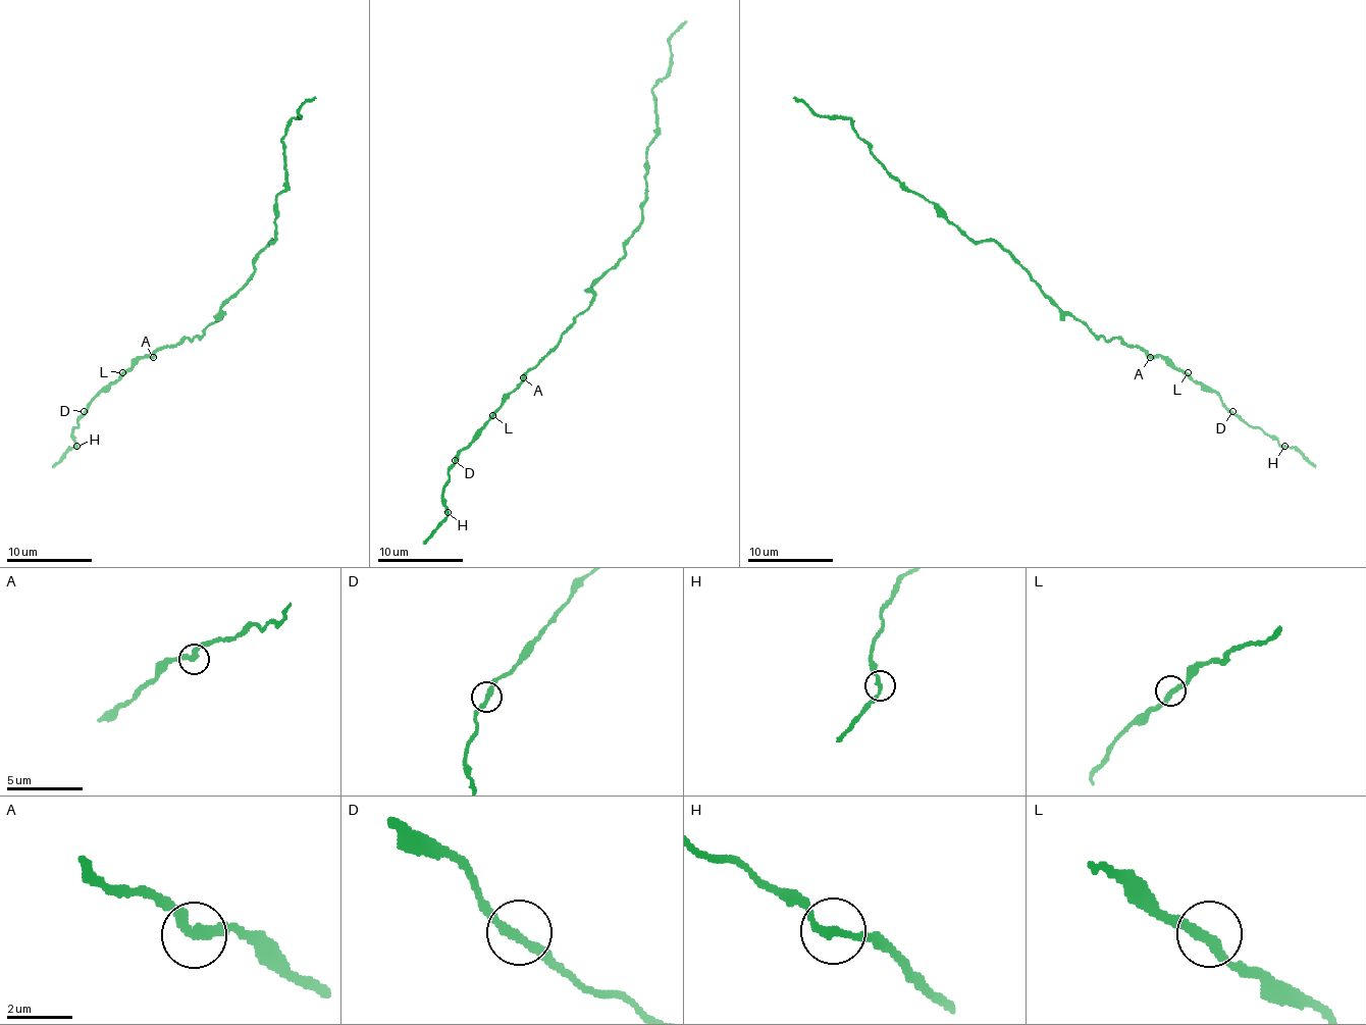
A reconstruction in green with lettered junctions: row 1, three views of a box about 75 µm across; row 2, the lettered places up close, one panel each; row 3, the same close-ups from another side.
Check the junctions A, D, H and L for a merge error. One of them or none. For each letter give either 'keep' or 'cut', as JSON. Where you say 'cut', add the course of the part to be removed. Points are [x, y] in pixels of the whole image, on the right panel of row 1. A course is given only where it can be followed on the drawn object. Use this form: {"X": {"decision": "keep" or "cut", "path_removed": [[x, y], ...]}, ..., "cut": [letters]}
{"A": {"decision": "keep"}, "D": {"decision": "keep"}, "H": {"decision": "keep"}, "L": {"decision": "keep"}, "cut": []}

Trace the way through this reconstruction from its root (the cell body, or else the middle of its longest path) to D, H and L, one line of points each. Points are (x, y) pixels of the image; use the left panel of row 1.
D: (222, 307), (220, 317), (199, 337), (163, 345), (152, 356), (144, 356), (84, 411)
H: (222, 307), (220, 317), (199, 337), (163, 345), (107, 386), (73, 428), (77, 446)
L: (222, 307), (220, 317), (193, 341), (181, 339), (173, 345), (163, 345), (152, 356), (144, 356), (122, 372)

